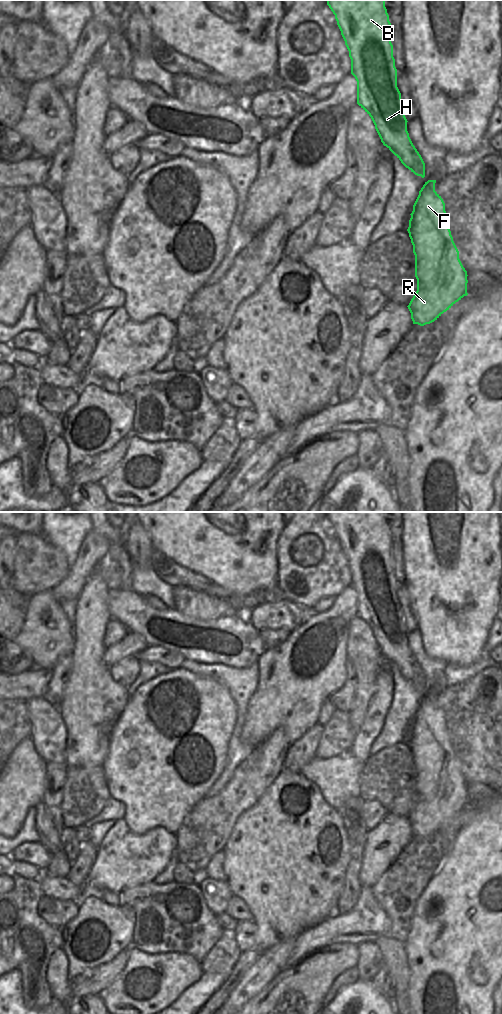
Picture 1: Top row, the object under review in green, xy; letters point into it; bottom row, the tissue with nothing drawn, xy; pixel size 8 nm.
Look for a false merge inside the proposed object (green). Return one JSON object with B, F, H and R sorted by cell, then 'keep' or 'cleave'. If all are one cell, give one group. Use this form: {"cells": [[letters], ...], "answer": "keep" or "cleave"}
{"cells": [["B", "F", "H", "R"]], "answer": "keep"}

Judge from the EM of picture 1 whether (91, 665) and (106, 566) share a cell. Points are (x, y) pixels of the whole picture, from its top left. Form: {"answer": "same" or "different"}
{"answer": "different"}

